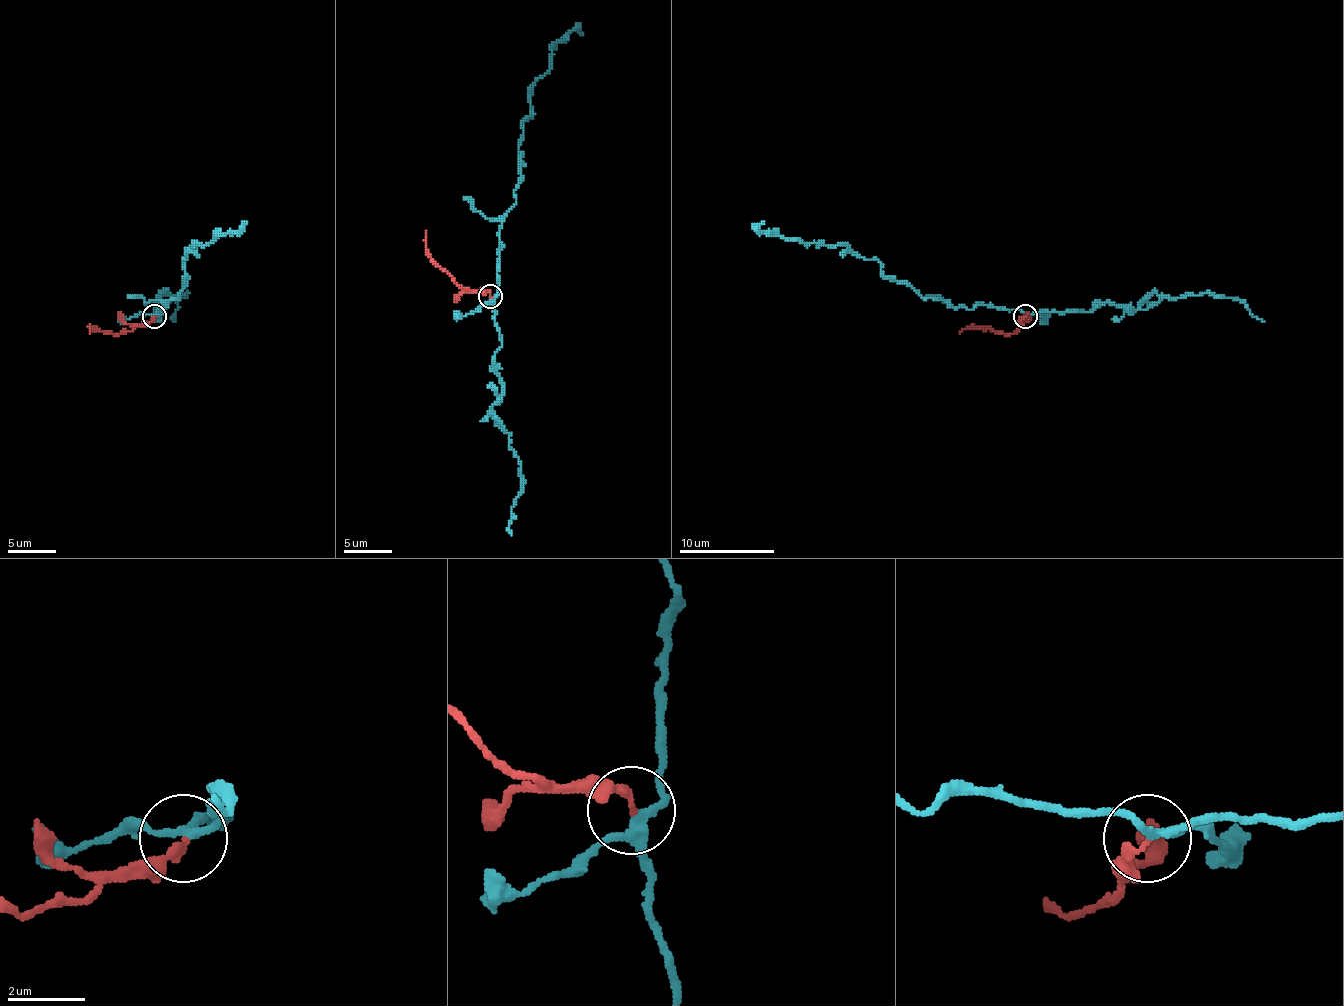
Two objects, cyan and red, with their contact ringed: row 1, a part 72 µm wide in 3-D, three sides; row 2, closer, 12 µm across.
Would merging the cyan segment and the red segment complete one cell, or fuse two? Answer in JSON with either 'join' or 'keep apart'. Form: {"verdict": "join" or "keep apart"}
{"verdict": "keep apart"}

